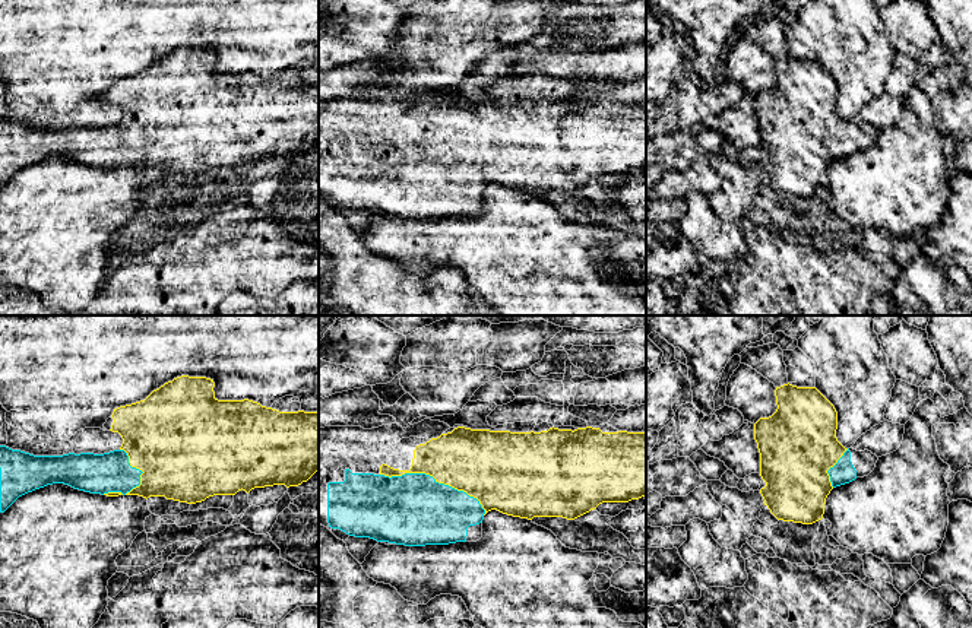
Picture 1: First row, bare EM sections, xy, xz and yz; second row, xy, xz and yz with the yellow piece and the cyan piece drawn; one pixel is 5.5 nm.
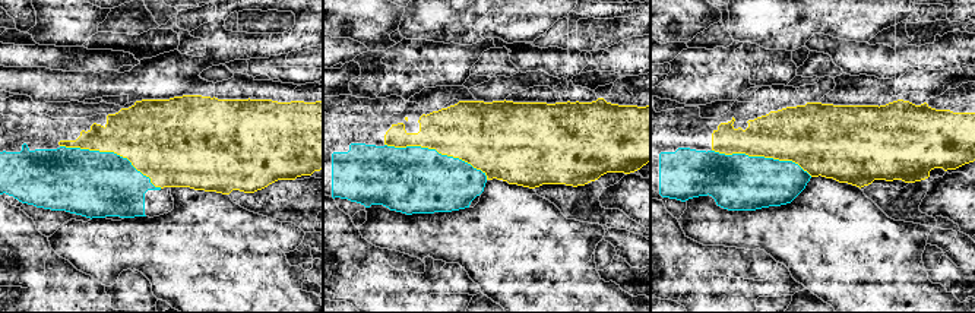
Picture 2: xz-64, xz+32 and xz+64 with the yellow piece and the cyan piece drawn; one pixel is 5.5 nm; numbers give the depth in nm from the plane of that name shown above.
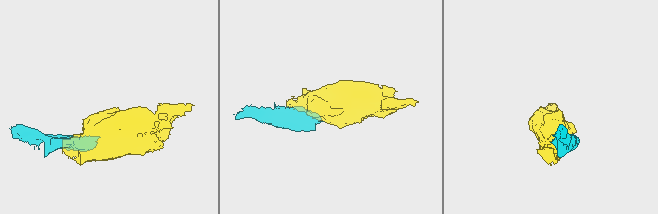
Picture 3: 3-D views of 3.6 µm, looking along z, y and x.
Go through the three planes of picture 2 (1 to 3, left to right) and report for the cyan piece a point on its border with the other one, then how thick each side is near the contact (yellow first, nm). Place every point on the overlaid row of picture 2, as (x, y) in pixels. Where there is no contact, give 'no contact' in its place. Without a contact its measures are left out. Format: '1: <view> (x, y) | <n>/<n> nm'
1: xz-64 (111, 151) | 400/360 nm
2: xz+32 (437, 151) | 340/360 nm
3: xz+64 (762, 155) | 320/320 nm

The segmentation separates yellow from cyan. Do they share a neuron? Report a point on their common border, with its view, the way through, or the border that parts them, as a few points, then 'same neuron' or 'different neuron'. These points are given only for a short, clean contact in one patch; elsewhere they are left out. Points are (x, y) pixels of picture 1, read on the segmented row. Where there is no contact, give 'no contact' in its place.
contact xz (436, 479); same neuron

